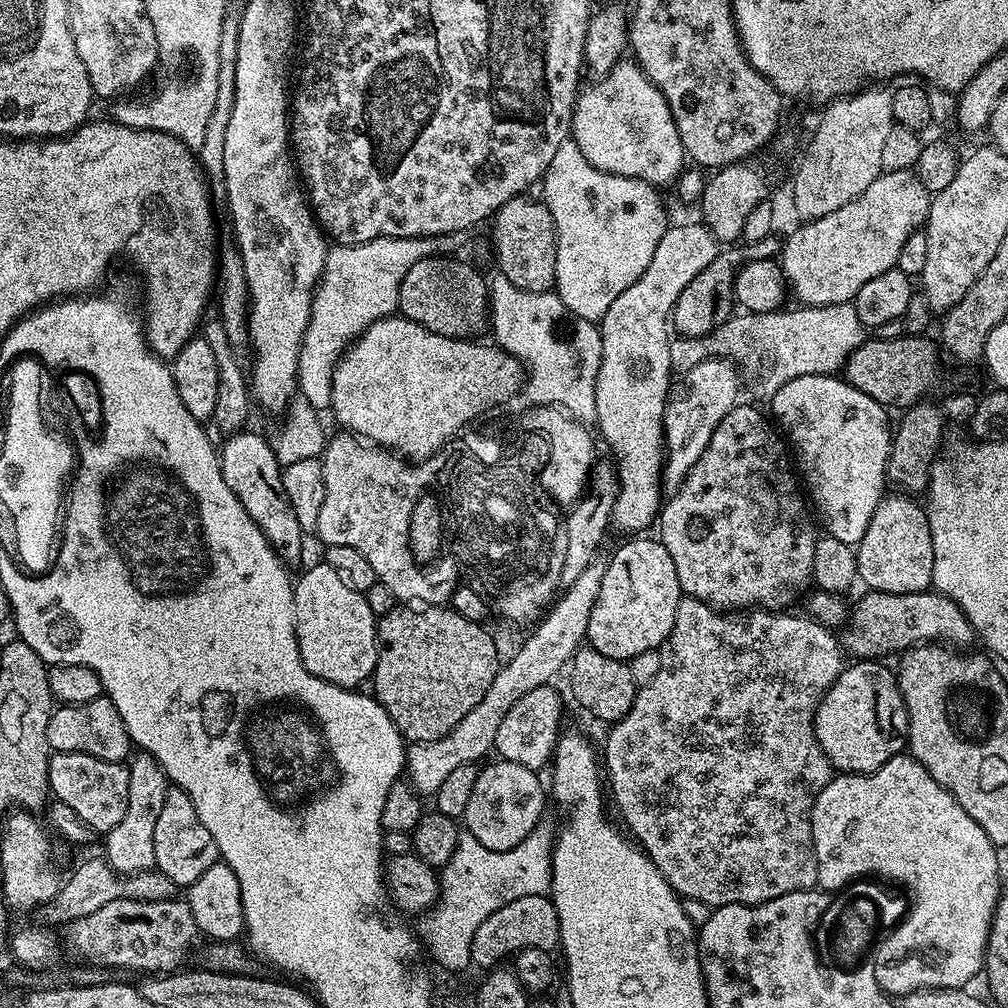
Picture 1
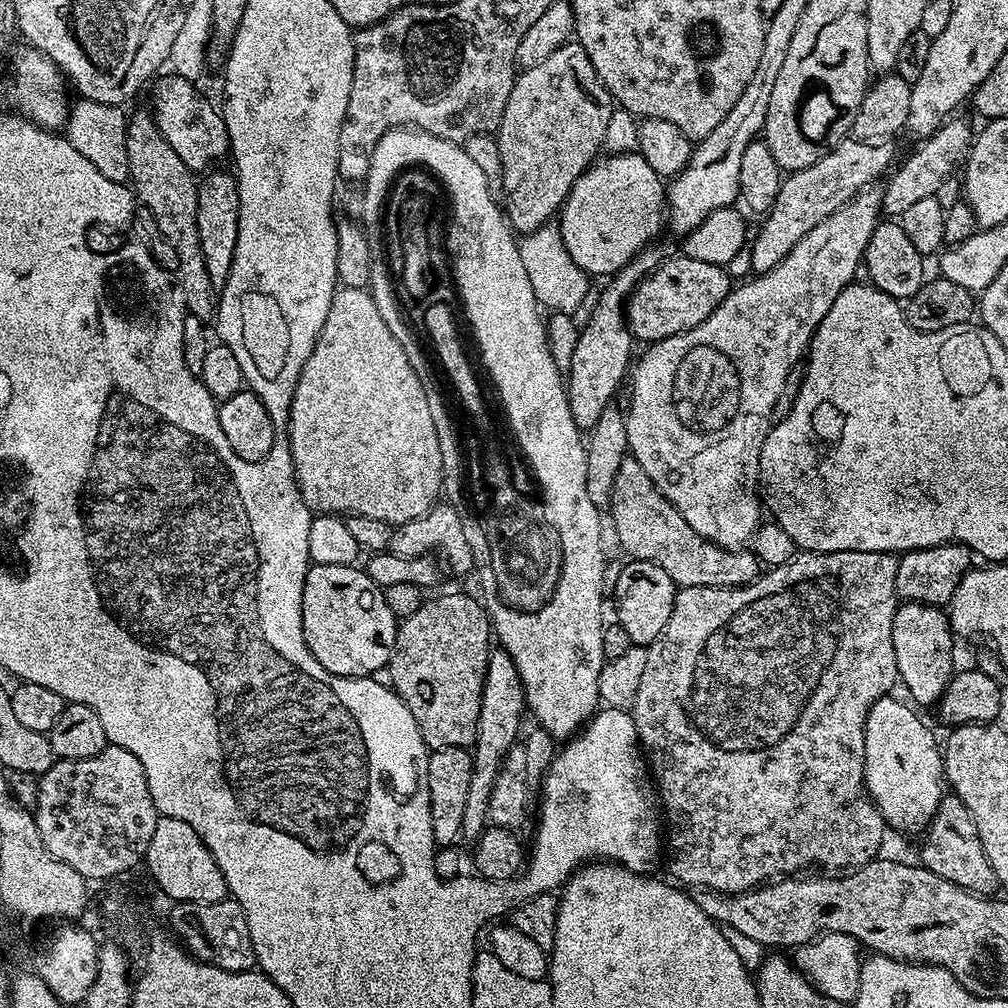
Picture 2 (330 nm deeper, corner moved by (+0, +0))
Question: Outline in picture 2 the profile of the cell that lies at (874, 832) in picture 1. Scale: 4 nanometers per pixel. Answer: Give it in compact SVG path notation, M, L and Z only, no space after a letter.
M895 695L883 696L874 706L870 706L870 714L866 718L864 737L864 787L868 799L876 806L881 818L889 829L897 828L900 832L923 833L940 808L940 802L946 795L944 778L944 753L941 741L920 721L920 716L911 703L903 704L895 700Z

